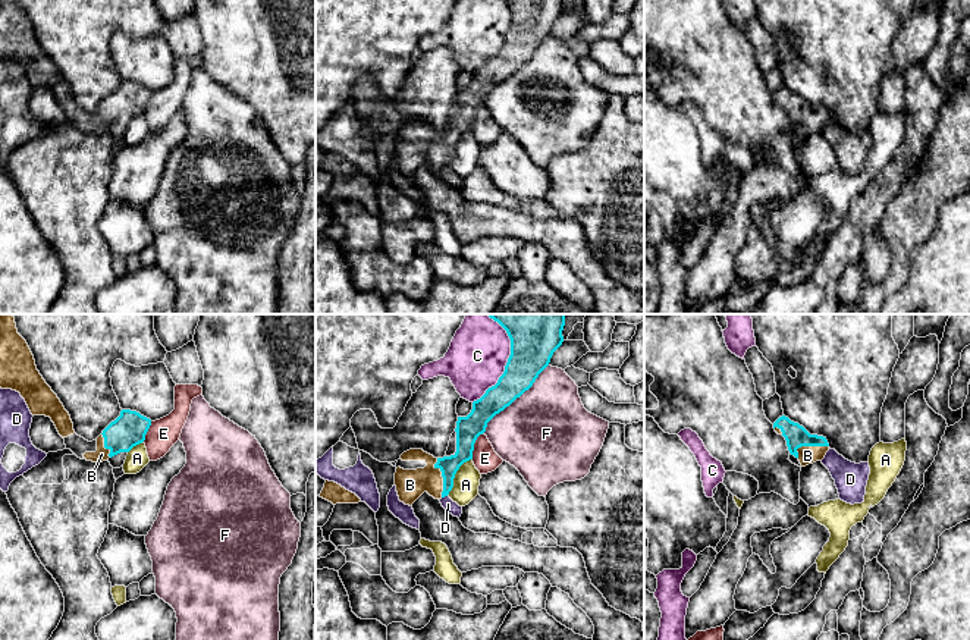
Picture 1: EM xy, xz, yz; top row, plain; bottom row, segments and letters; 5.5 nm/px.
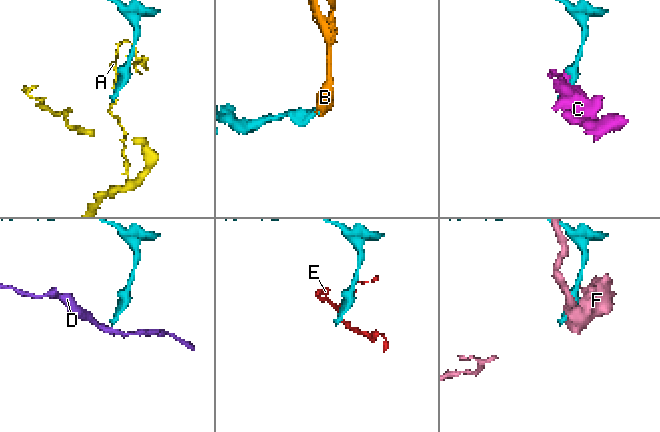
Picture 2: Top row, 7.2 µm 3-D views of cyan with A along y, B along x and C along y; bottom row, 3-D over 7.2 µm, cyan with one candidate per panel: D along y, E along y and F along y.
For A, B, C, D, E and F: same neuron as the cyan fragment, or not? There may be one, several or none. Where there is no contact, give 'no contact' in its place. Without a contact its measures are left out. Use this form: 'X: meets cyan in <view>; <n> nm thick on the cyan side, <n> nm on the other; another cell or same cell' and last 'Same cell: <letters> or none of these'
A: meets cyan in xz; 120 nm thick on the cyan side, 140 nm on the other; another cell
B: meets cyan in xz; 110 nm thick on the cyan side, 160 nm on the other; same cell
C: meets cyan in xz; 220 nm thick on the cyan side, 320 nm on the other; another cell
D: meets cyan in xz; 100 nm thick on the cyan side, 70 nm on the other; another cell
E: meets cyan in xz; 140 nm thick on the cyan side, 140 nm on the other; another cell
F: meets cyan in xz; 220 nm thick on the cyan side, 500 nm on the other; another cell
Same cell: B

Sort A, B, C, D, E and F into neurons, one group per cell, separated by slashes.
A / B / C / D / E / F

